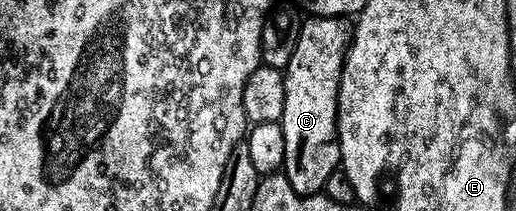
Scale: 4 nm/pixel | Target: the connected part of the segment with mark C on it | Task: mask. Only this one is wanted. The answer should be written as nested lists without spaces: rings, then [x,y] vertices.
[[[310,17],[298,34],[292,61],[284,69],[284,161],[282,167],[296,193],[316,195],[328,177],[339,170],[342,154],[338,144],[338,90],[346,60],[342,34],[347,24],[338,17]]]

